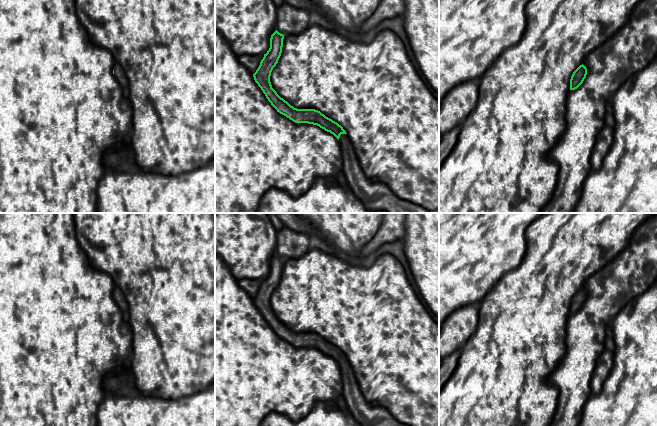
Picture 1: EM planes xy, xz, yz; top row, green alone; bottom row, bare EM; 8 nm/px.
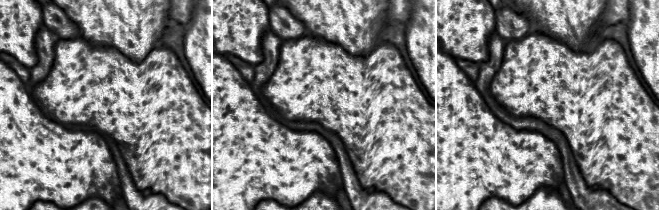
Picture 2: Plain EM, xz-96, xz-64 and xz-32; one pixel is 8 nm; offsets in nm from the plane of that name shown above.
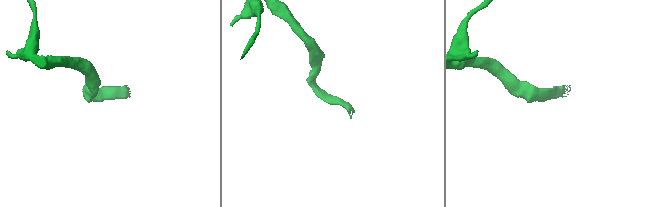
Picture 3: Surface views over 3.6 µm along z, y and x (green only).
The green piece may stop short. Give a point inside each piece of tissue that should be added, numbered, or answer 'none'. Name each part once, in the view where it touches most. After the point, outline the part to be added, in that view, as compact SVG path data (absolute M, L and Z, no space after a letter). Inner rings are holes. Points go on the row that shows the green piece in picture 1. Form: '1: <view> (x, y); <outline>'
1: xz (375, 196); M347 134L339 138L343 173L353 194L369 210L387 213L433 213L421 206L396 196L385 184L373 183L364 174Z

